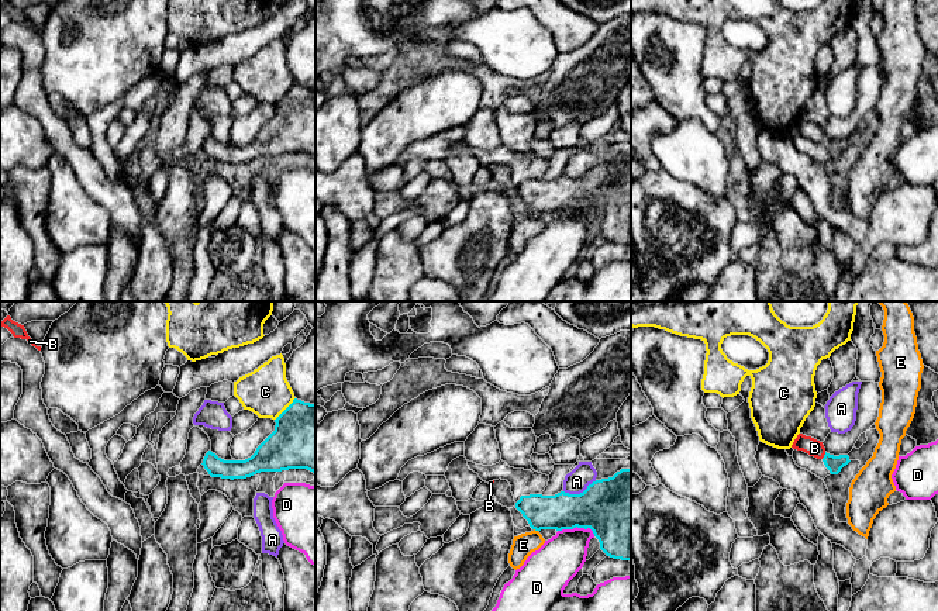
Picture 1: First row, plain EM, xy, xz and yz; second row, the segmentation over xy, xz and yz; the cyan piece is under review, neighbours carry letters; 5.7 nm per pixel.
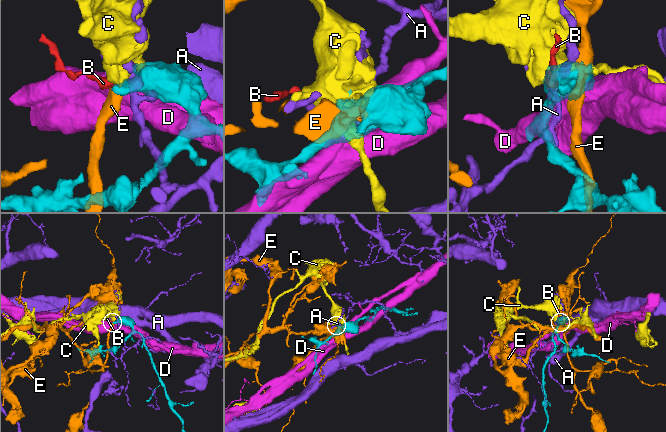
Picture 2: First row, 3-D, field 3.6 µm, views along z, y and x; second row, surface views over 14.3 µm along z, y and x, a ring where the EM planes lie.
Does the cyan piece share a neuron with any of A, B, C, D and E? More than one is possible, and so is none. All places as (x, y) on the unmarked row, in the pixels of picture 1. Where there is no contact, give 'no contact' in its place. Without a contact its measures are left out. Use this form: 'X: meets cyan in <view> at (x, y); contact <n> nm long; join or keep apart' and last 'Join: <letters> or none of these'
A: meets cyan in xz at (580, 178); contact 200 nm long; keep apart
B: meets cyan in yz at (824, 140); contact 50 nm long; join
C: meets cyan in xy at (286, 93); contact 180 nm long; keep apart
D: meets cyan in xz at (578, 211); contact 220 nm long; keep apart
E: meets cyan in xz at (535, 214); contact 30 nm long; keep apart
Join: B

